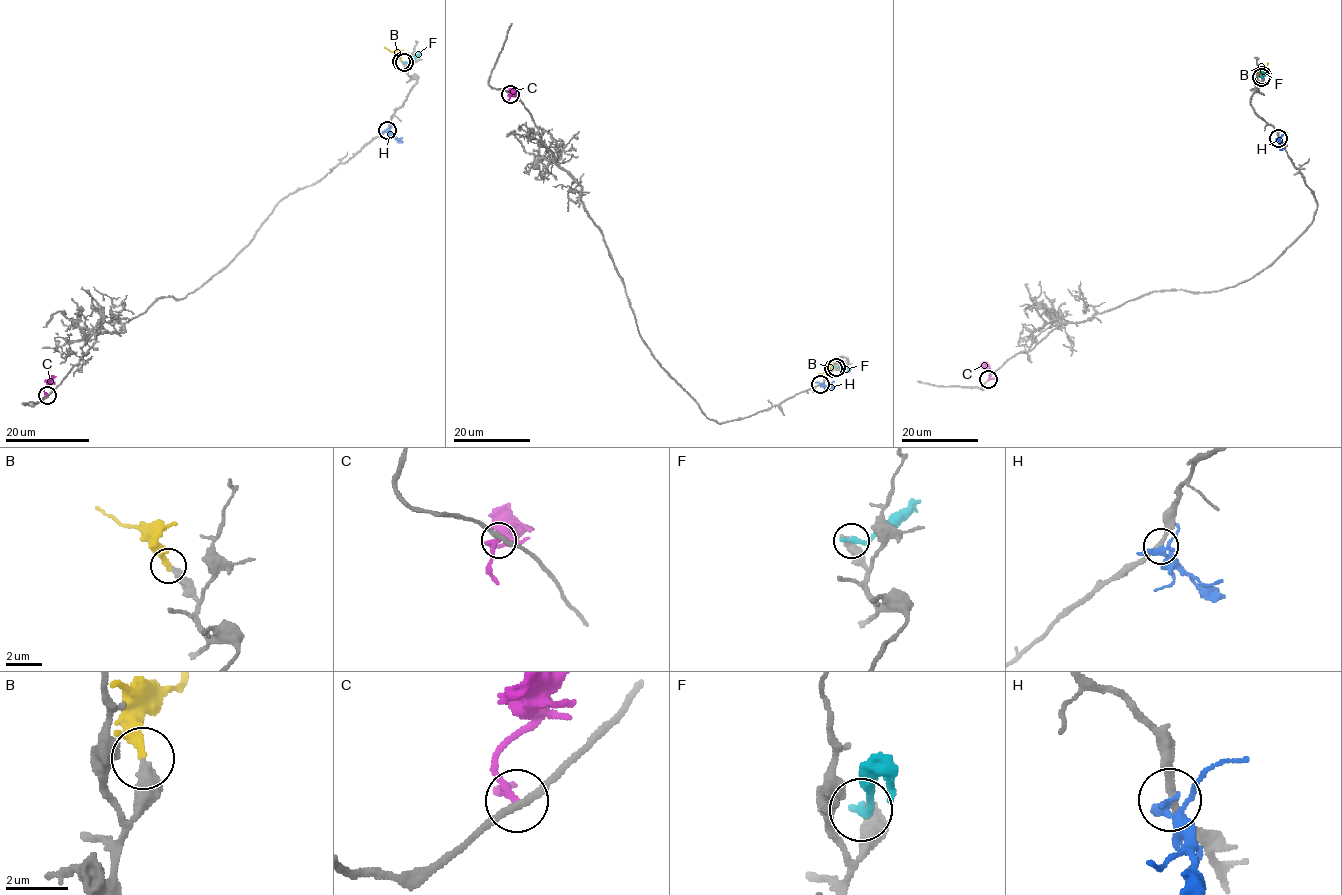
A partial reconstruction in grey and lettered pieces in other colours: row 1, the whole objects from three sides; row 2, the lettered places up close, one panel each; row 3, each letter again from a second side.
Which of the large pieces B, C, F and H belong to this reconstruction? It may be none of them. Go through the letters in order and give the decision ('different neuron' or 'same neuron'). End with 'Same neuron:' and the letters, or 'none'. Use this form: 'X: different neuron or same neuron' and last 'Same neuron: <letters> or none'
B: same neuron
C: different neuron
F: different neuron
H: different neuron
Same neuron: B

